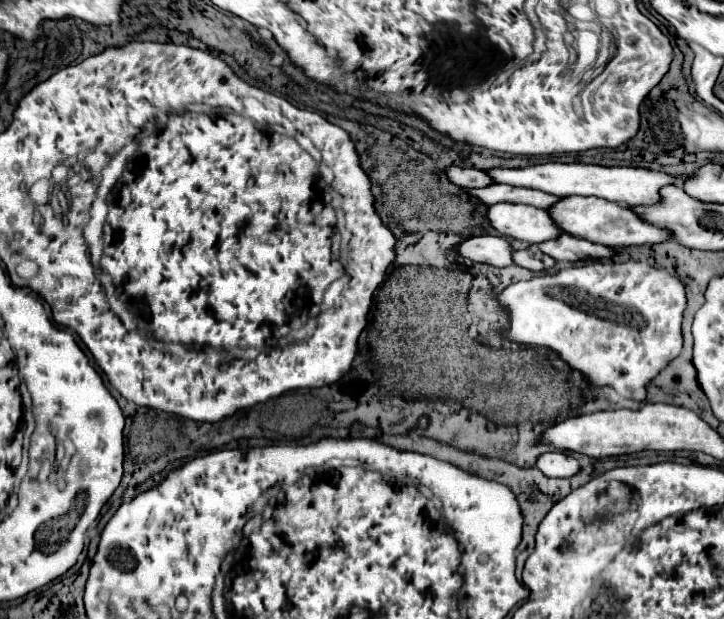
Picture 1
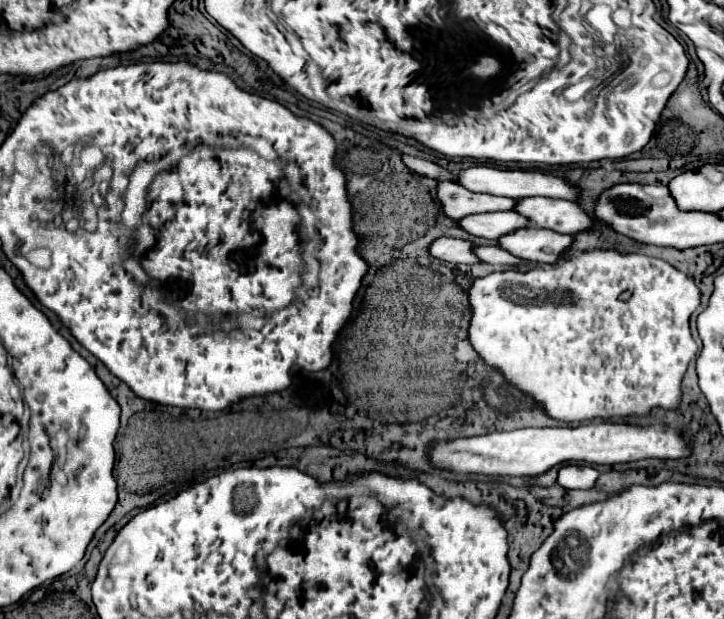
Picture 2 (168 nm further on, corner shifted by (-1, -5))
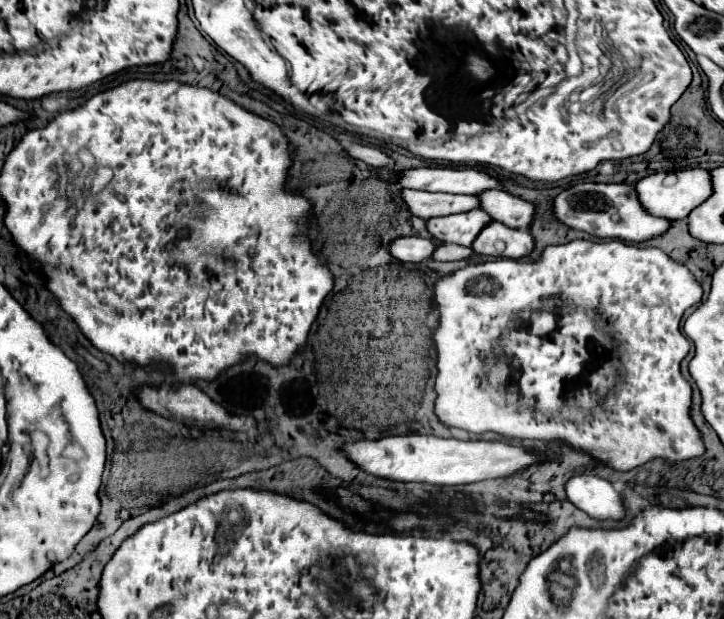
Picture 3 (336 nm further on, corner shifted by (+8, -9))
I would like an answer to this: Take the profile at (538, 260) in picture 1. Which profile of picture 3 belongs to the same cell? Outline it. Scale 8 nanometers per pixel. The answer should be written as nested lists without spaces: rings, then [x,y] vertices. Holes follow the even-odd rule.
[[[445,243],[445,245],[437,247],[437,251],[433,253],[433,259],[435,261],[461,261],[461,259],[469,259],[473,255],[475,255],[475,251],[469,249],[469,247]]]

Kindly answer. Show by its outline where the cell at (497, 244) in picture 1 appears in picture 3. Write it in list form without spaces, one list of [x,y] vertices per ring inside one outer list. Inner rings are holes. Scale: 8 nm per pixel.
[[[401,237],[395,239],[389,247],[391,255],[403,263],[427,261],[431,259],[433,249],[437,249],[437,245],[431,239],[423,239],[423,237]]]

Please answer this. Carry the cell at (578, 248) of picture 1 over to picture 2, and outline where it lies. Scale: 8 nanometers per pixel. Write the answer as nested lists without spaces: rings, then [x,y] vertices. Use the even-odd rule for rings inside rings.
[[[516,229],[498,239],[498,247],[512,253],[514,257],[536,261],[536,263],[556,263],[558,257],[572,243],[572,235],[562,235],[550,229]]]

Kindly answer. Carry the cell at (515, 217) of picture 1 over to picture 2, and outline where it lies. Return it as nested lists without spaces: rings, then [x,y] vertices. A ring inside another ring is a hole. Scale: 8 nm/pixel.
[[[496,211],[496,213],[476,213],[476,215],[462,217],[458,221],[458,227],[474,237],[498,239],[514,229],[530,227],[530,221],[526,221],[514,211]]]

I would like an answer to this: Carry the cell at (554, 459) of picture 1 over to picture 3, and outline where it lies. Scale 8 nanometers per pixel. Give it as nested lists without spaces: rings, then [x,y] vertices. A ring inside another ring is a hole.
[[[575,475],[565,483],[567,499],[595,519],[623,519],[621,493],[595,475]]]

